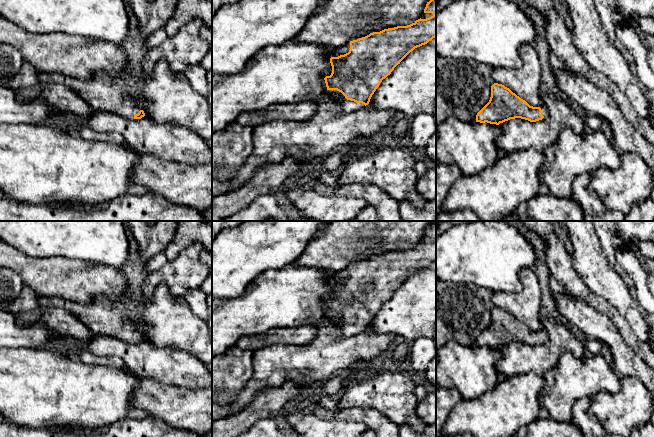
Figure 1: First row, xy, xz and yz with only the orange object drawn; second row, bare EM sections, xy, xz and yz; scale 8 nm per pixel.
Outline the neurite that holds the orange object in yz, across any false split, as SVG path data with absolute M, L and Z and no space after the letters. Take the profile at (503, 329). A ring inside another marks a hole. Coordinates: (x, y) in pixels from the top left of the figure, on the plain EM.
M494 307L491 310L489 326L477 337L476 346L499 349L505 345L521 342L530 346L546 343L548 332L542 327L540 331L530 330L509 312Z

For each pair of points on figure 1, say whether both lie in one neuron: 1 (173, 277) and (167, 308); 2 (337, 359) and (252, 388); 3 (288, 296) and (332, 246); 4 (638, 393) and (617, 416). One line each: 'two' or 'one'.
1: two
2: one
3: two
4: one

